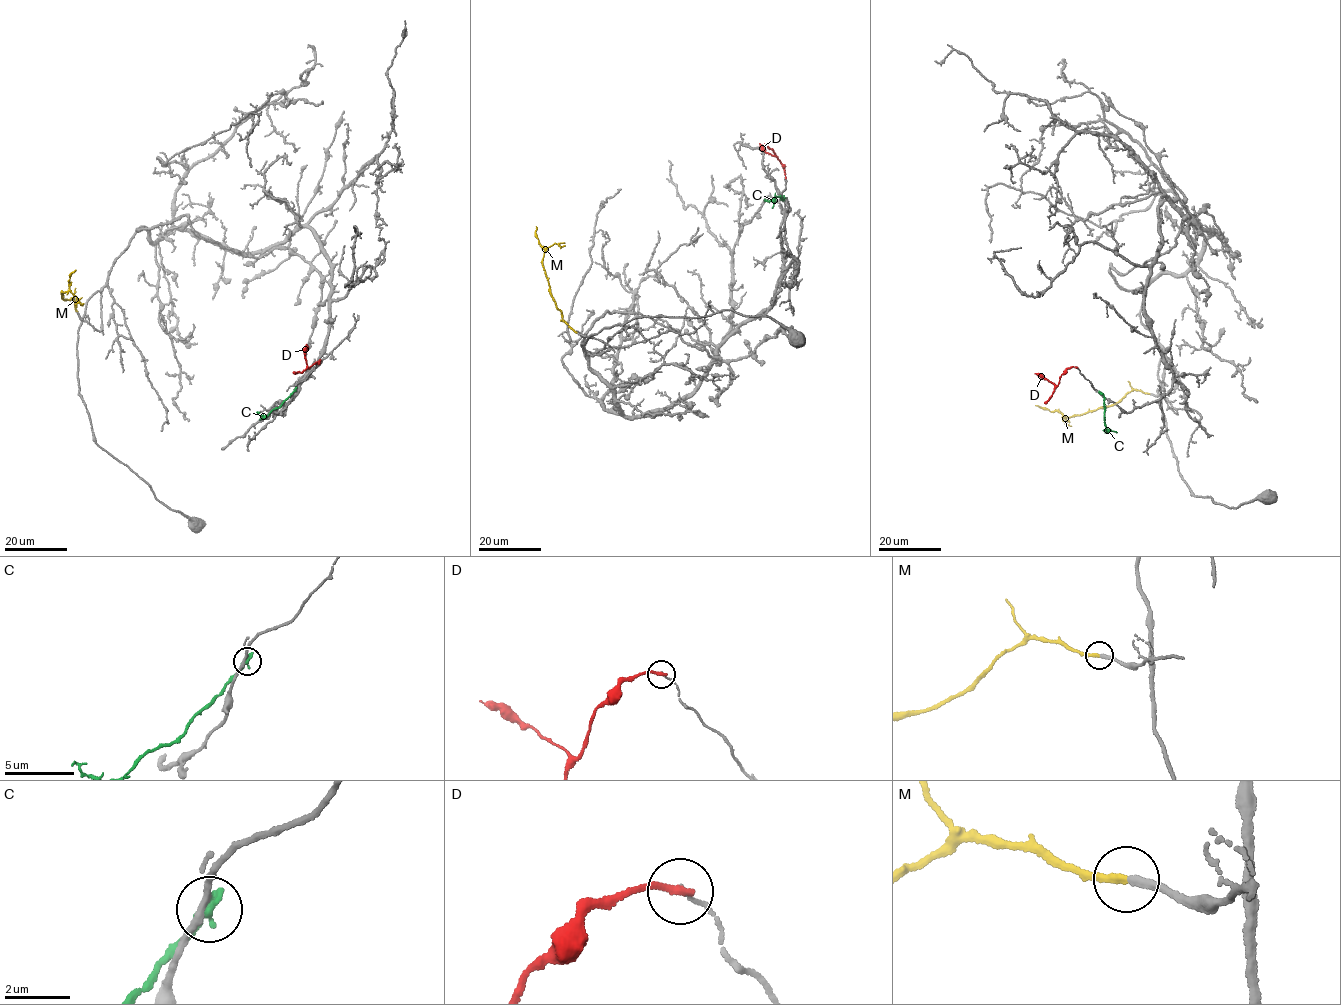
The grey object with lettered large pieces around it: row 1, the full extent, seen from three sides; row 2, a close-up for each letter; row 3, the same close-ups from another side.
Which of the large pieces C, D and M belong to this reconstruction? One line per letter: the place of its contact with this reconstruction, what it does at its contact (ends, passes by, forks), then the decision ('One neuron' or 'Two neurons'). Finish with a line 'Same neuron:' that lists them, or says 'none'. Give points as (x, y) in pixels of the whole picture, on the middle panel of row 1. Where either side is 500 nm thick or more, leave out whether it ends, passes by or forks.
C: Touches grey at (783, 197). It ends there. Two neurons
D: Touches grey at (785, 177). It ends there. Two neurons
M: Touches grey at (576, 332). It ends there. One neuron
Same neuron: M

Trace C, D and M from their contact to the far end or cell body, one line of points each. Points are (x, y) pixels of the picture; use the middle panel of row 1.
C: (783, 197), (783, 199), (777, 196), (772, 201), (764, 199)
D: (785, 177), (783, 166), (776, 157), (765, 151), (759, 143)
M: (576, 332), (563, 321), (557, 309), (543, 265), (545, 248), (536, 234), (536, 226)

